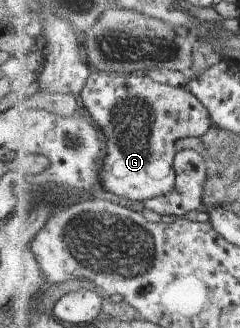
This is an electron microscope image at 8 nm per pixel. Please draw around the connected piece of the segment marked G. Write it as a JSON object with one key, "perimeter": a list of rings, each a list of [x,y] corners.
{"perimeter":[[[92,69],[84,90],[81,92],[80,103],[88,113],[92,122],[101,130],[105,140],[107,156],[104,157],[103,168],[100,171],[99,188],[134,200],[134,202],[148,202],[154,197],[162,196],[174,190],[177,179],[176,157],[180,150],[176,150],[176,142],[194,134],[206,134],[212,128],[213,118],[207,106],[187,87],[176,88],[156,82],[148,74],[100,74]]]}

